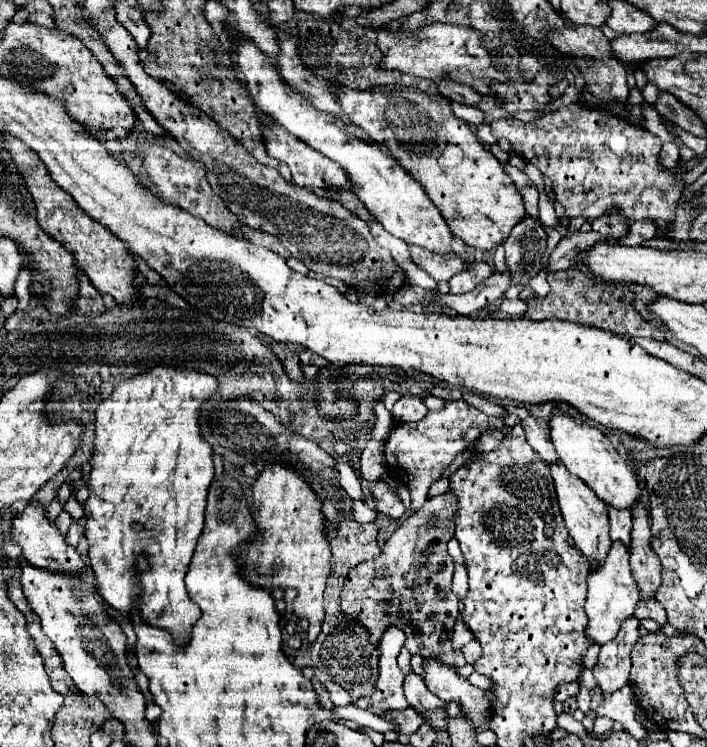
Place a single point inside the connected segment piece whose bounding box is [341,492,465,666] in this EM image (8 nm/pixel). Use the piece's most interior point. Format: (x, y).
(410, 583)

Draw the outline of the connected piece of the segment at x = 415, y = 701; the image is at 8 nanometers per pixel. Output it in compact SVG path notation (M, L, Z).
M415 672L405 674L405 696L409 706L413 706L421 716L425 716L425 722L435 728L435 730L445 730L447 728L447 716L443 712L445 702L431 694L423 682L423 678Z

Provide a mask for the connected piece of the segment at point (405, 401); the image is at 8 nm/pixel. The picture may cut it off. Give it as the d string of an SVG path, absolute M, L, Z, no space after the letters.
M401 396L395 402L395 420L397 422L415 422L427 414L427 408L419 396Z

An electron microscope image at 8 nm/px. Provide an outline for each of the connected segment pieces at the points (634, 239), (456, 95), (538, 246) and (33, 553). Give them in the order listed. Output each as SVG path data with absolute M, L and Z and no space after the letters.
M637 220L637 222L631 224L631 230L629 230L627 238L623 238L621 242L637 246L637 244L645 244L647 240L655 238L657 234L659 234L659 228L653 220Z
M437 80L437 90L453 102L461 102L461 104L479 102L479 94L475 90L471 90L467 84L457 84L455 80Z
M525 216L513 226L505 240L505 264L513 274L513 284L525 284L537 276L547 250L547 232L537 218Z
M29 500L29 504L11 518L11 538L21 546L23 558L27 562L31 562L33 566L63 570L63 572L85 570L85 564L83 564L77 548L65 542L65 534L57 528L57 522L47 518L47 506L37 500Z

